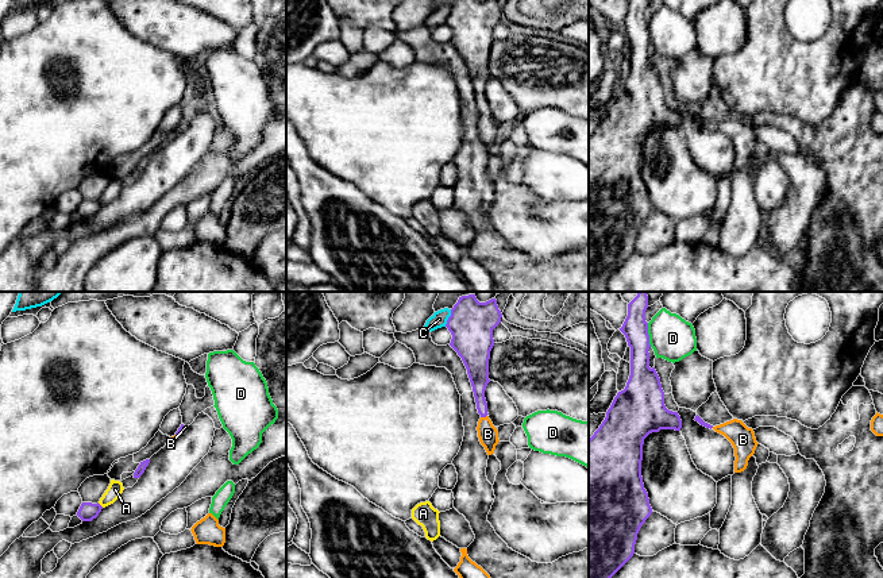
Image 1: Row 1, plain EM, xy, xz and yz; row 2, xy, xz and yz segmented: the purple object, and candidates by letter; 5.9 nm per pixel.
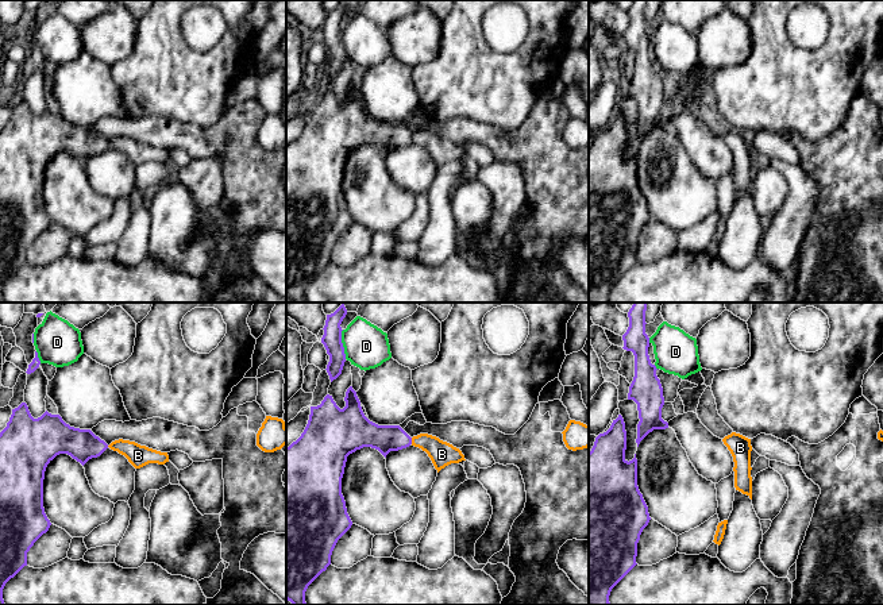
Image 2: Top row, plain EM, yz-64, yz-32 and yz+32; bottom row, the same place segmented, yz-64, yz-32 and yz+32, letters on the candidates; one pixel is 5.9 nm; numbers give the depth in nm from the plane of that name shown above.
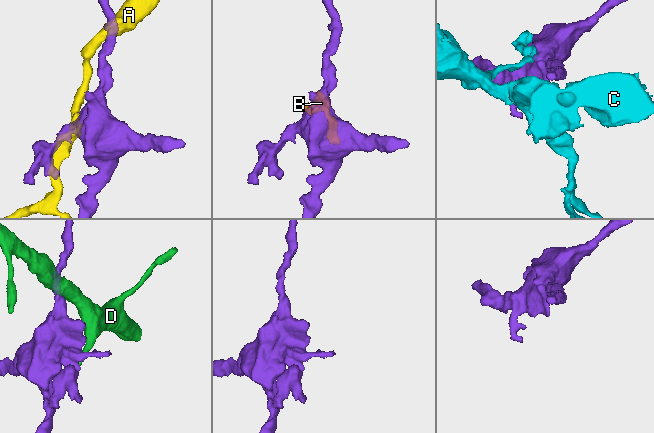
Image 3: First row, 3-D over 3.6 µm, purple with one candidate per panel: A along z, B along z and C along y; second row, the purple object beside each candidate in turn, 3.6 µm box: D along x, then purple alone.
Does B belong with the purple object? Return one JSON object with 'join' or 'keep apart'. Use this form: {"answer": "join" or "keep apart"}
{"answer": "join"}

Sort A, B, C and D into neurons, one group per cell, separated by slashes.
A / B / C / D

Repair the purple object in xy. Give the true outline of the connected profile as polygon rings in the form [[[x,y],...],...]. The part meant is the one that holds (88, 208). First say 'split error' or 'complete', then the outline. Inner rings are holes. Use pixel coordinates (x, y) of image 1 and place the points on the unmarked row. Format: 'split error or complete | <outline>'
complete | [[[82,200],[77,209],[77,213],[82,219],[92,219],[93,216],[96,216],[99,213],[101,207],[103,207],[103,204],[99,200],[97,201]]]

